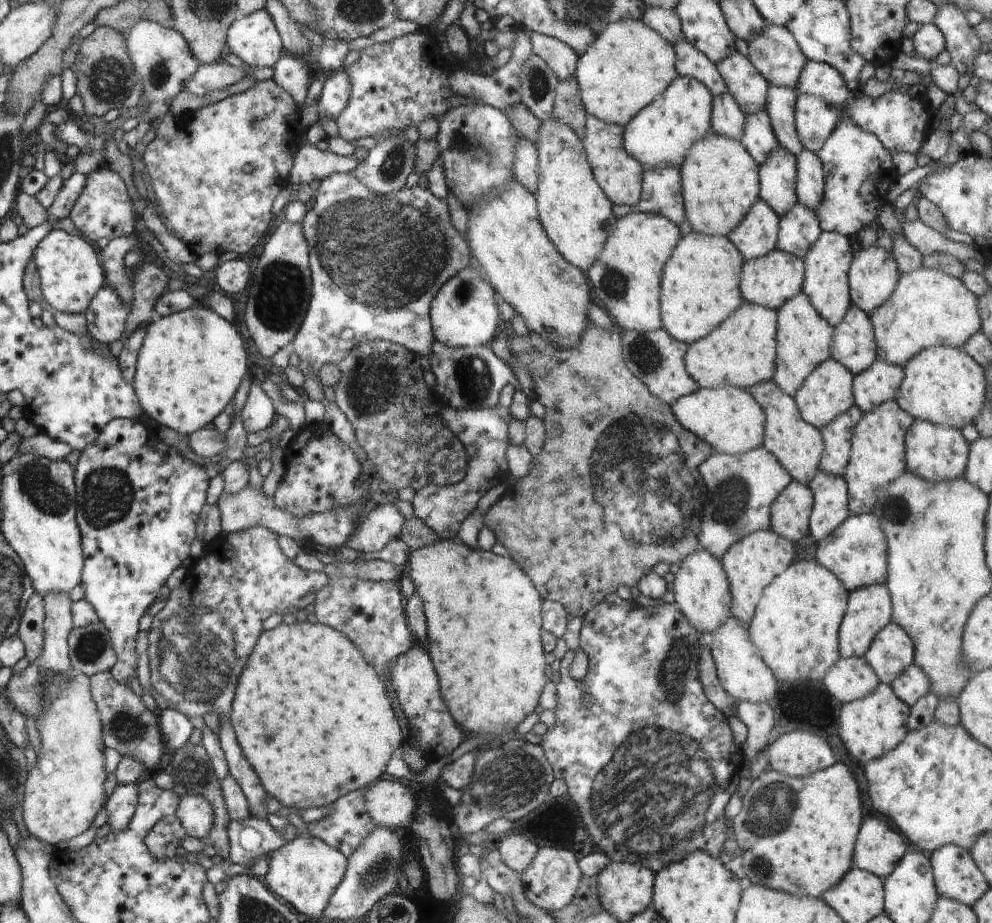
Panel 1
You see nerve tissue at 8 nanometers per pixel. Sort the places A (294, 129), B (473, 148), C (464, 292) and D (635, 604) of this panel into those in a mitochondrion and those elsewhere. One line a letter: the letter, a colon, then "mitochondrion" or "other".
A: other
B: mitochondrion
C: mitochondrion
D: other

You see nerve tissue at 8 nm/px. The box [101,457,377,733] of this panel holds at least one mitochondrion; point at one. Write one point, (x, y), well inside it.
(197, 650)

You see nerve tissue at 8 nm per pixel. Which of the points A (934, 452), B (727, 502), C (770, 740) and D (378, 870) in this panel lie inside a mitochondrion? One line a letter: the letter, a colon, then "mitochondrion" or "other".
A: other
B: mitochondrion
C: other
D: mitochondrion

